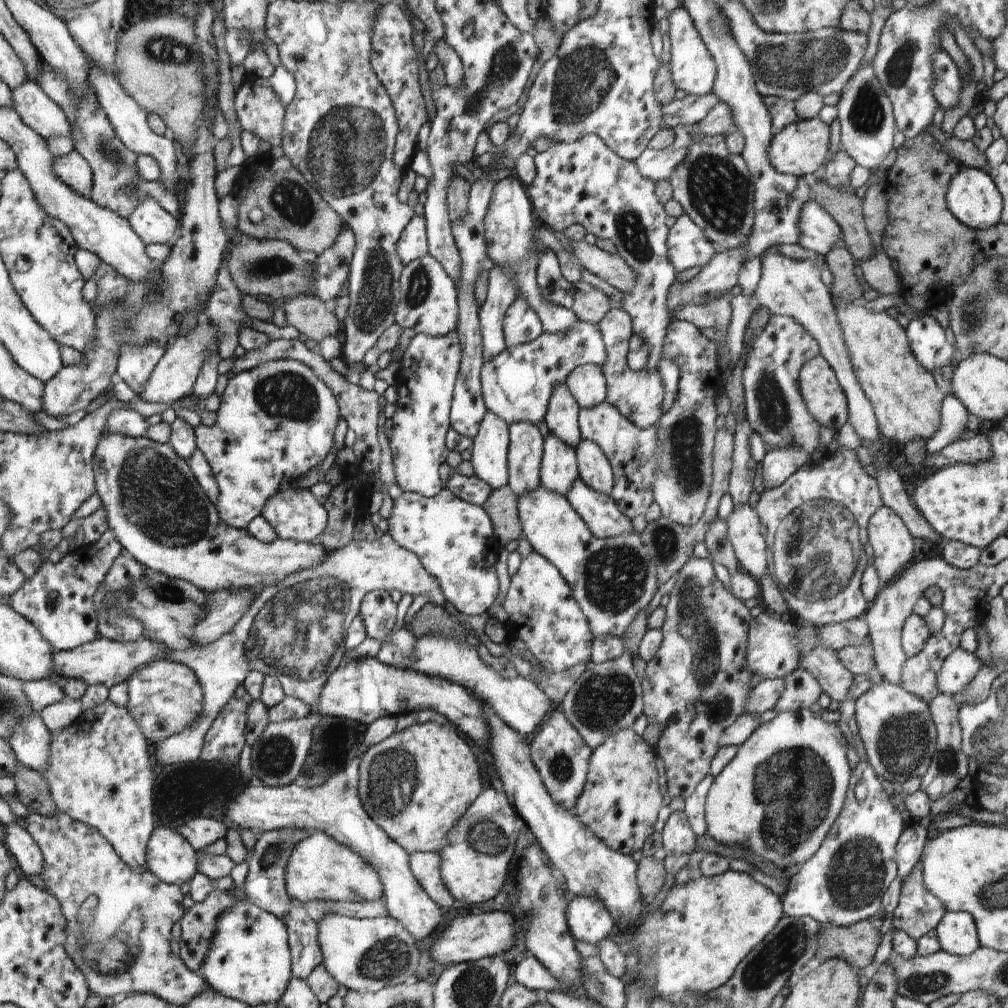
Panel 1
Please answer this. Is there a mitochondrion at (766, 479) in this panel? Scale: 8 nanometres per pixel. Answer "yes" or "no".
no

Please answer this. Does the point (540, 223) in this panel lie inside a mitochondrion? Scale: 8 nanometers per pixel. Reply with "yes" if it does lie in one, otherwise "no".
no

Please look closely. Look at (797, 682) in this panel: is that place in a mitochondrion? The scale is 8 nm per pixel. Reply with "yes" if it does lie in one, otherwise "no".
no

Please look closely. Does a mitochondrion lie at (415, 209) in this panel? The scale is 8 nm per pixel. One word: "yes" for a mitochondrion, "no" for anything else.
no

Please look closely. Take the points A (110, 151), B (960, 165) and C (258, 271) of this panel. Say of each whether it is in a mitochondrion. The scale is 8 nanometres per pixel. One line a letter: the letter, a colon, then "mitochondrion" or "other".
A: mitochondrion
B: other
C: mitochondrion

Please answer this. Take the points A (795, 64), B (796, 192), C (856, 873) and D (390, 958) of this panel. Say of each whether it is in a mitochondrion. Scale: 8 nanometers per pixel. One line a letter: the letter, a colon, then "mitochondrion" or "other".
A: mitochondrion
B: other
C: mitochondrion
D: mitochondrion

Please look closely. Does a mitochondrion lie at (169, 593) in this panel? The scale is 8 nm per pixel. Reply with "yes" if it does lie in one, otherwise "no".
yes

